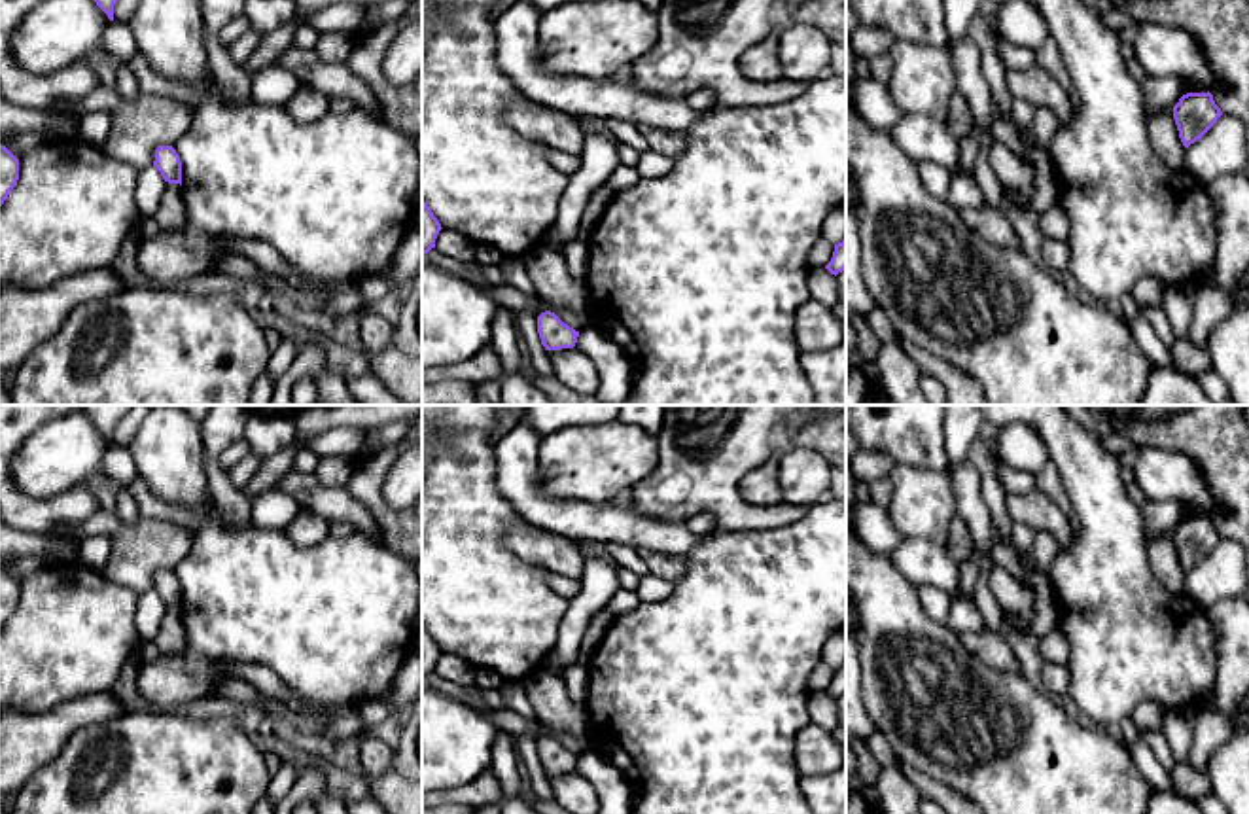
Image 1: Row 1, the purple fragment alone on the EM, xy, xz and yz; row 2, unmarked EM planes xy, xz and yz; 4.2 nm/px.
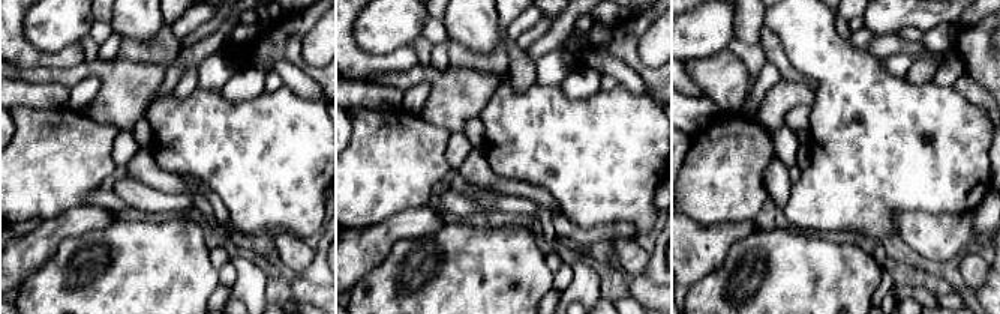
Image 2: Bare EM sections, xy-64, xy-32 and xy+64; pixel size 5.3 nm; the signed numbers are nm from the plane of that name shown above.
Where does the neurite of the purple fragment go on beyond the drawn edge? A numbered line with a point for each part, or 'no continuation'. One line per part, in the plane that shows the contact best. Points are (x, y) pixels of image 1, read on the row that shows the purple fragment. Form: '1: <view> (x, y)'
1: xy (171, 214)

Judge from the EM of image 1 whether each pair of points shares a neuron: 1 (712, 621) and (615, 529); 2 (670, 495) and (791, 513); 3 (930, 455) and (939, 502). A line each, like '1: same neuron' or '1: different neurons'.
1: different neurons
2: same neuron
3: different neurons

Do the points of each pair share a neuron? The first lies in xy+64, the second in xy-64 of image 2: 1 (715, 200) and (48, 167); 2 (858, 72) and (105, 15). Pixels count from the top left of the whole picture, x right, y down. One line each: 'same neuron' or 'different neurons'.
1: same neuron
2: different neurons

